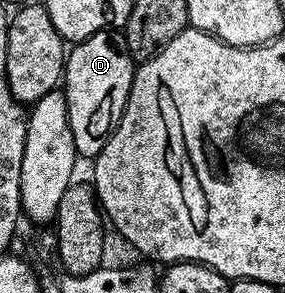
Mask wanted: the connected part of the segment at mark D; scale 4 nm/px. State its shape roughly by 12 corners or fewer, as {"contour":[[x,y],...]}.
{"contour":[[121,30],[69,48],[72,141],[93,160],[126,108],[136,60]]}

